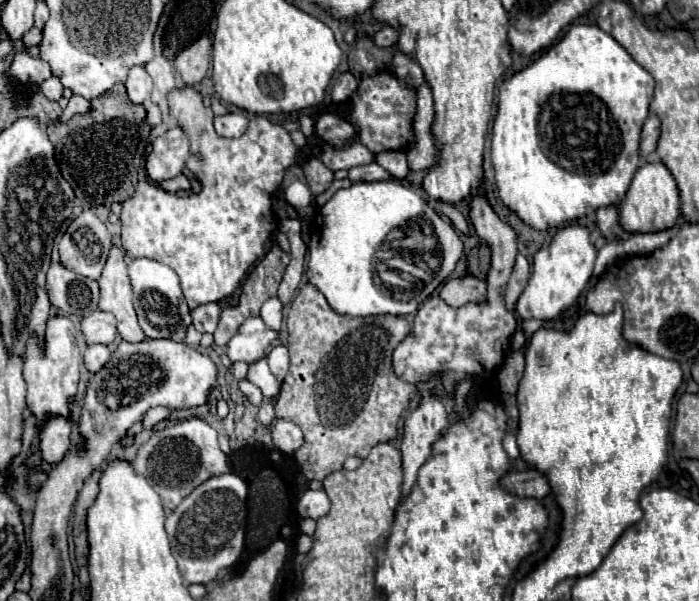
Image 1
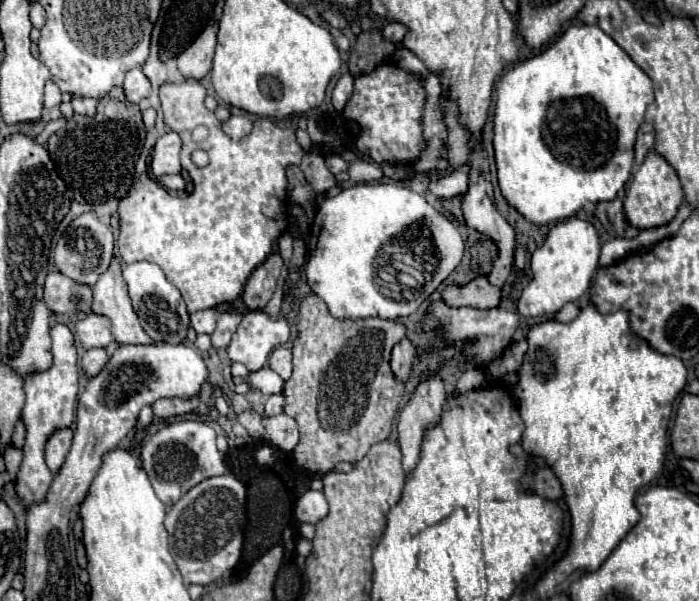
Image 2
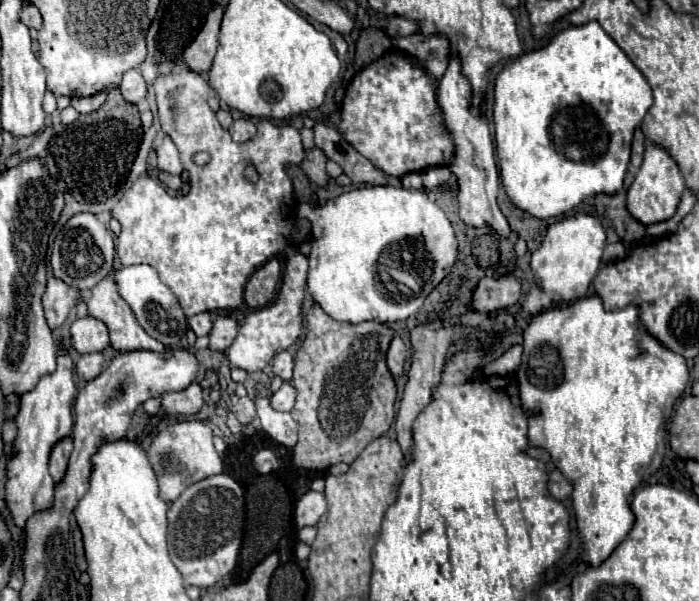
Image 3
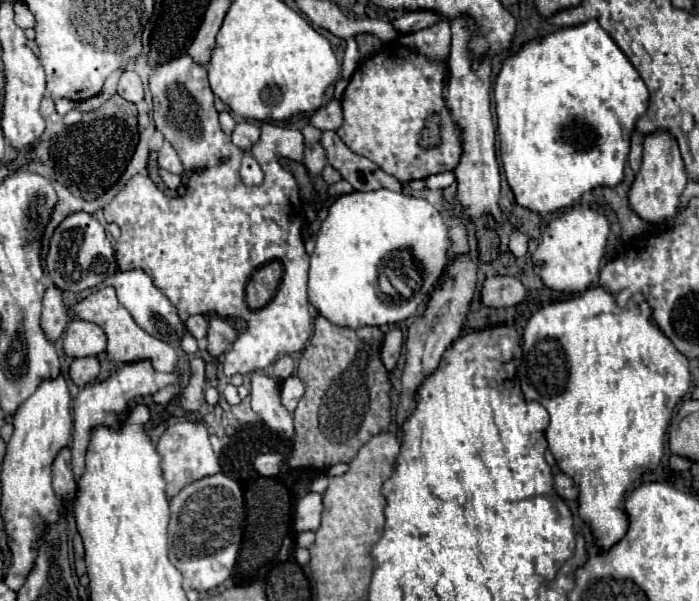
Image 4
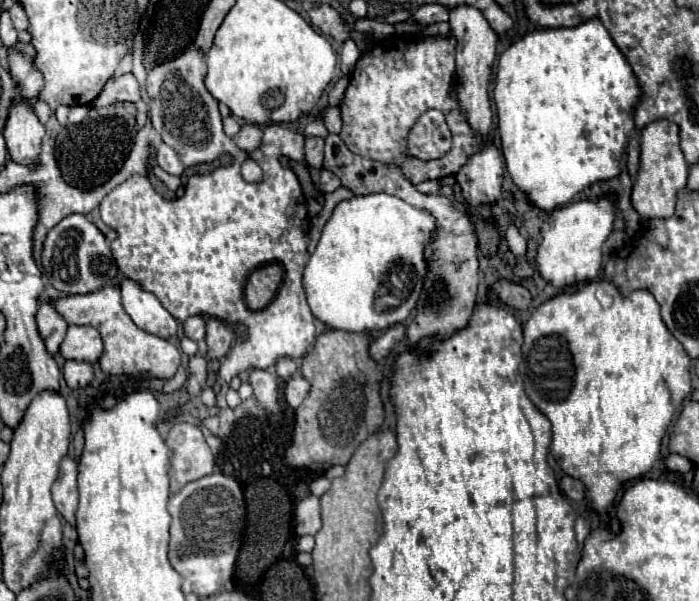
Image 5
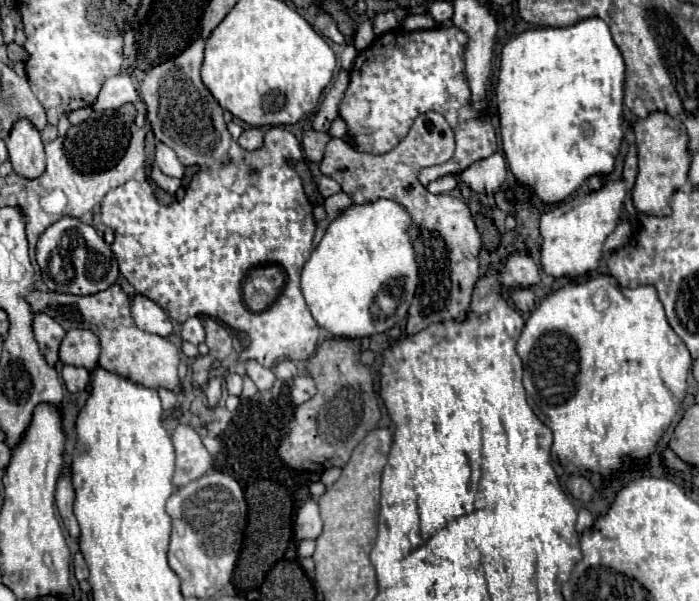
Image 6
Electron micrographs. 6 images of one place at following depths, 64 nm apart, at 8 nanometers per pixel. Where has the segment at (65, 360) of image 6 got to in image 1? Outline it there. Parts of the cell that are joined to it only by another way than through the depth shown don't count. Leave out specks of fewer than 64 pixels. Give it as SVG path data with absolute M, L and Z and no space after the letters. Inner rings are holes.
M96 310L90 316L82 318L80 330L82 330L82 336L88 346L110 344L118 336L116 334L116 318L102 310Z

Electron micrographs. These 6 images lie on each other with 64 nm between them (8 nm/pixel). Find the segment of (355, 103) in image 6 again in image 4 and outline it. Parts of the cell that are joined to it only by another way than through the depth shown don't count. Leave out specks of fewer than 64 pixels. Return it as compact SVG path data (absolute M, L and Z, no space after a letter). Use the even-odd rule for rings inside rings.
M392 40L384 44L382 50L360 62L356 68L344 96L342 96L342 110L344 110L344 122L338 128L338 136L348 144L348 148L374 164L378 164L384 172L392 174L394 178L402 182L410 180L426 180L428 176L452 172L462 156L462 132L460 126L452 120L452 114L448 112L448 106L444 102L444 84L448 78L448 60L436 62L420 52L414 52L412 48ZM430 112L438 112L442 116L442 144L434 150L424 150L418 146L420 130L424 128L424 118Z

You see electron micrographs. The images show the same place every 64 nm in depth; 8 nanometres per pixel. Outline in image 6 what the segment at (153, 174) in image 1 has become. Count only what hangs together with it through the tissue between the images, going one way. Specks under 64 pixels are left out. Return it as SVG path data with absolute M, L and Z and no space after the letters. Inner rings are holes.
M162 142L156 144L154 162L156 162L156 166L158 166L166 176L172 176L172 178L182 178L182 176L184 176L184 170L186 170L184 164L178 160L176 152L174 152L170 146L162 144Z

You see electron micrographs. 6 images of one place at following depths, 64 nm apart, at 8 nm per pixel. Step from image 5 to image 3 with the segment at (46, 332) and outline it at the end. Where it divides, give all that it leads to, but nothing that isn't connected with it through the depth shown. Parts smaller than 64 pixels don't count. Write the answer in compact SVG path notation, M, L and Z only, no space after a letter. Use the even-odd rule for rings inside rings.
M56 278L48 280L48 288L42 296L42 304L44 304L44 316L48 320L50 330L56 330L66 322L70 306L76 304L78 298L80 298L80 290Z

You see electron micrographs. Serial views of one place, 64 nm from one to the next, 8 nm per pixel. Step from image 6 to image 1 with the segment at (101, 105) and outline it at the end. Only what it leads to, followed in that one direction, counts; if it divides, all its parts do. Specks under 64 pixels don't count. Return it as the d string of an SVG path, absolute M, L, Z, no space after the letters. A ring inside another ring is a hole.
M134 66L134 68L128 72L126 90L128 90L128 98L130 98L134 104L142 104L146 98L150 98L152 78L150 78L148 72L144 70L144 66Z

